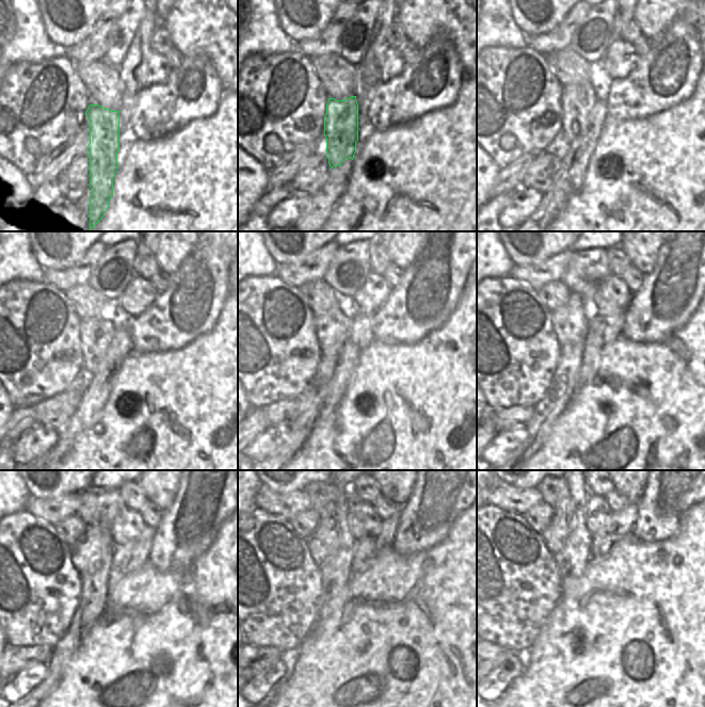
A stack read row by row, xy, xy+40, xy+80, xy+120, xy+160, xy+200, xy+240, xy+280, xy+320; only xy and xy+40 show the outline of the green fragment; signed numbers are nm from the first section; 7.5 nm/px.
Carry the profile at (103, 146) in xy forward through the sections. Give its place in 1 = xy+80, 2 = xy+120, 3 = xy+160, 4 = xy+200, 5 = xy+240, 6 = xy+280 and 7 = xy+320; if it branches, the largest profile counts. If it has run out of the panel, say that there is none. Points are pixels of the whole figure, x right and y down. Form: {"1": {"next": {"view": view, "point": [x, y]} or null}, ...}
{"1": {"next": {"view": "xy+80", "point": [577, 101]}}, "2": {"next": {"view": "xy+120", "point": [96, 334]}}, "3": {"next": {"view": "xy+160", "point": [333, 328]}}, "4": {"next": {"view": "xy+200", "point": [570, 323]}}, "5": {"next": {"view": "xy+240", "point": [91, 548]}}, "6": {"next": {"view": "xy+280", "point": [322, 544]}}, "7": {"next": {"view": "xy+320", "point": [555, 536]}}}

